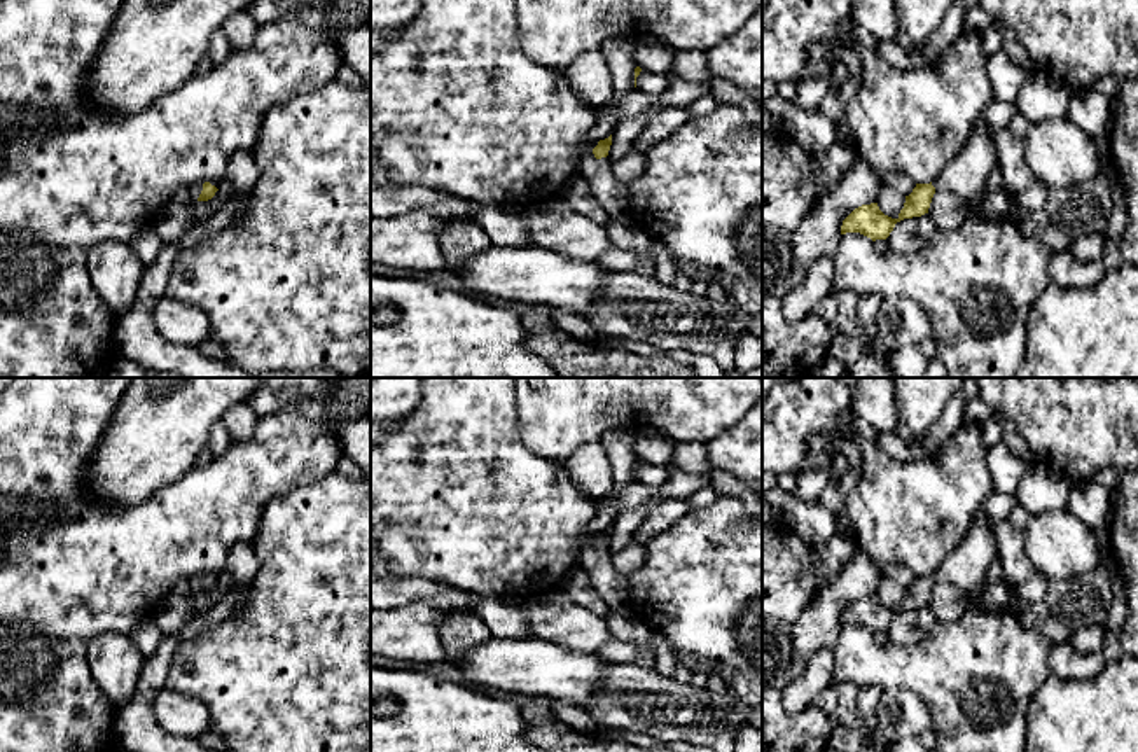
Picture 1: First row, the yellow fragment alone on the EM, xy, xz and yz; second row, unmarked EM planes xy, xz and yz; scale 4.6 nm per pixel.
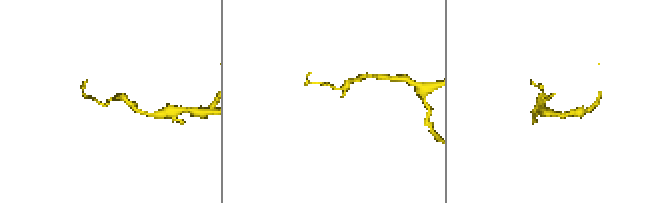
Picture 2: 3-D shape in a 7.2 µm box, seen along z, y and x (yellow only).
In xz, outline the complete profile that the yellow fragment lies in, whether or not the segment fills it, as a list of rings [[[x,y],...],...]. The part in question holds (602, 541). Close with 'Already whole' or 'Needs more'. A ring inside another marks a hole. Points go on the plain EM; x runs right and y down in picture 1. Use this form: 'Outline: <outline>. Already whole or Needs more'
Outline: [[[612,526],[584,546],[579,568],[587,575],[591,589],[608,605],[610,610],[624,610],[629,598],[628,577],[612,567],[608,542]]]. Needs more

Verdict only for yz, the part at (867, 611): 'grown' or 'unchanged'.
grown

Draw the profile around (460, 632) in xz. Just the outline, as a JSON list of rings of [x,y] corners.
[[[472,610],[451,612],[441,626],[441,640],[446,647],[446,659],[460,659],[472,647],[491,638],[486,623]]]

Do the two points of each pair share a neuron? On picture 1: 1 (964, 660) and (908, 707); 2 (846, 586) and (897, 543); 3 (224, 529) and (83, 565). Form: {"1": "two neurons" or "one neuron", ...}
{"1": "two neurons", "2": "two neurons", "3": "one neuron"}

